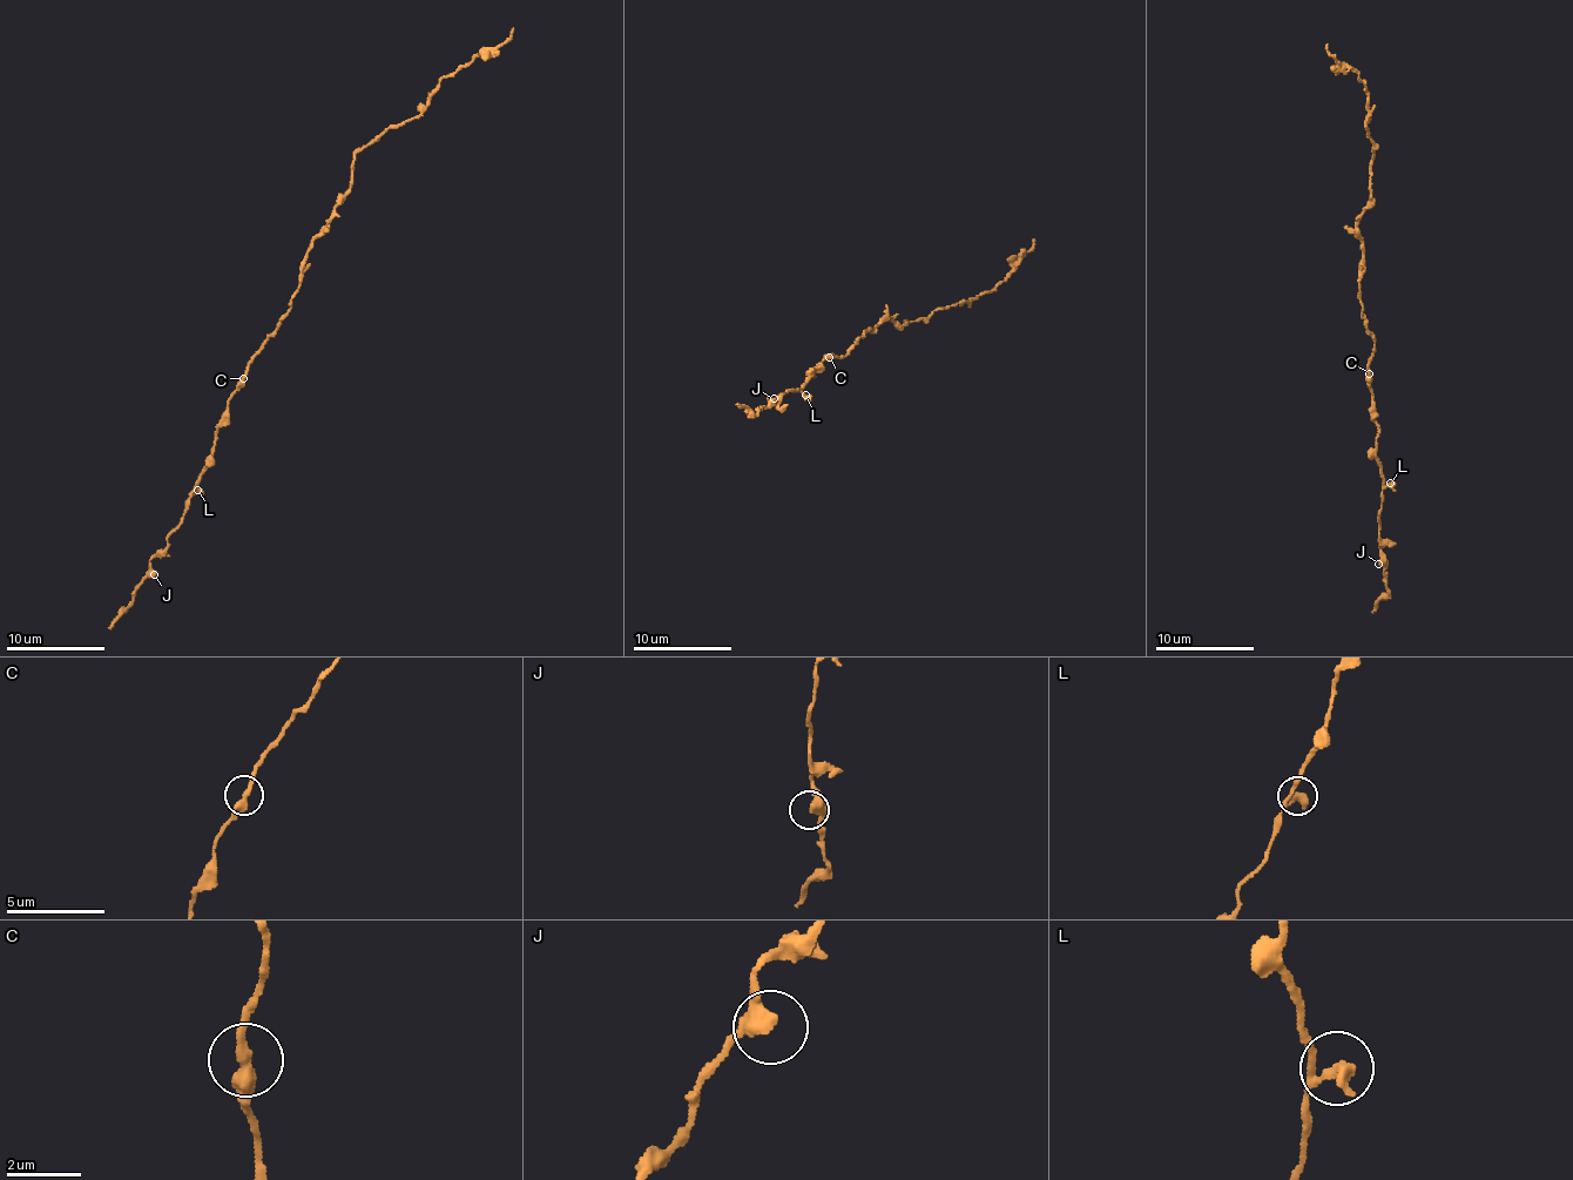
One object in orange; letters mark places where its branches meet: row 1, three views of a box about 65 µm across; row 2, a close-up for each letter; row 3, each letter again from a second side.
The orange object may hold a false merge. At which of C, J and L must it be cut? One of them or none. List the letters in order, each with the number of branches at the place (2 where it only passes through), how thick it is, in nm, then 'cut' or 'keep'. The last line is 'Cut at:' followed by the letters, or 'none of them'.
C: branches 2; calibre 340 nm; cut
J: branches 2; calibre 400 nm; keep
L: branches 2; calibre 300 nm; keep
Cut at: C

